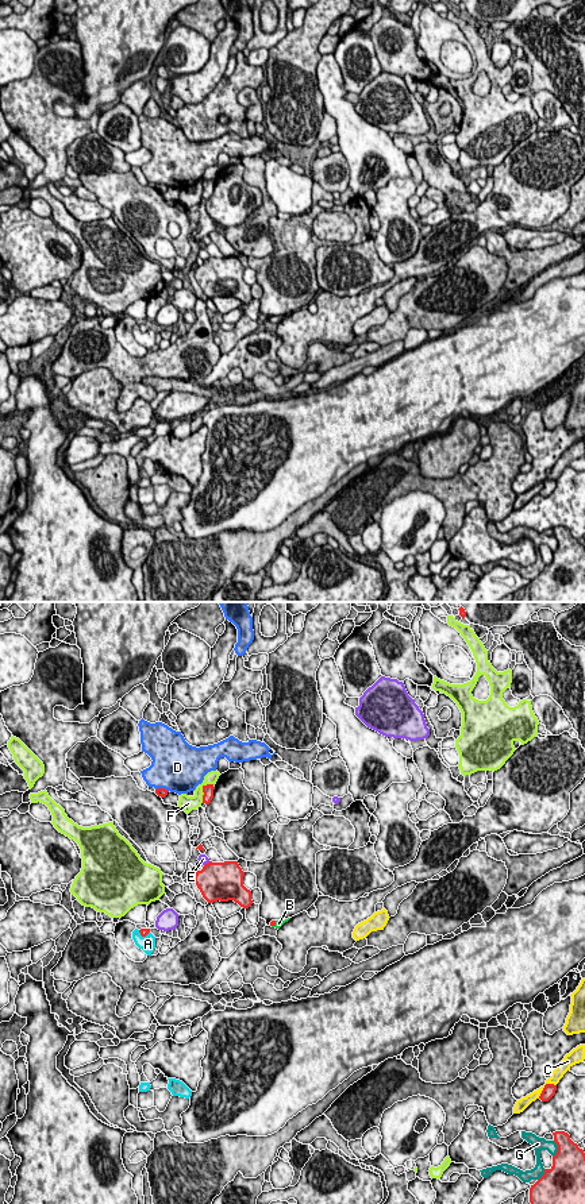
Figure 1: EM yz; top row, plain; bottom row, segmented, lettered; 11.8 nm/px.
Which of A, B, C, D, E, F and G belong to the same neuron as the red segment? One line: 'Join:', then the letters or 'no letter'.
Join: B

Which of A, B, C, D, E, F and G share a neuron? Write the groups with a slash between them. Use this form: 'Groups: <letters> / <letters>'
Groups: A / B / C / D / E / F / G

